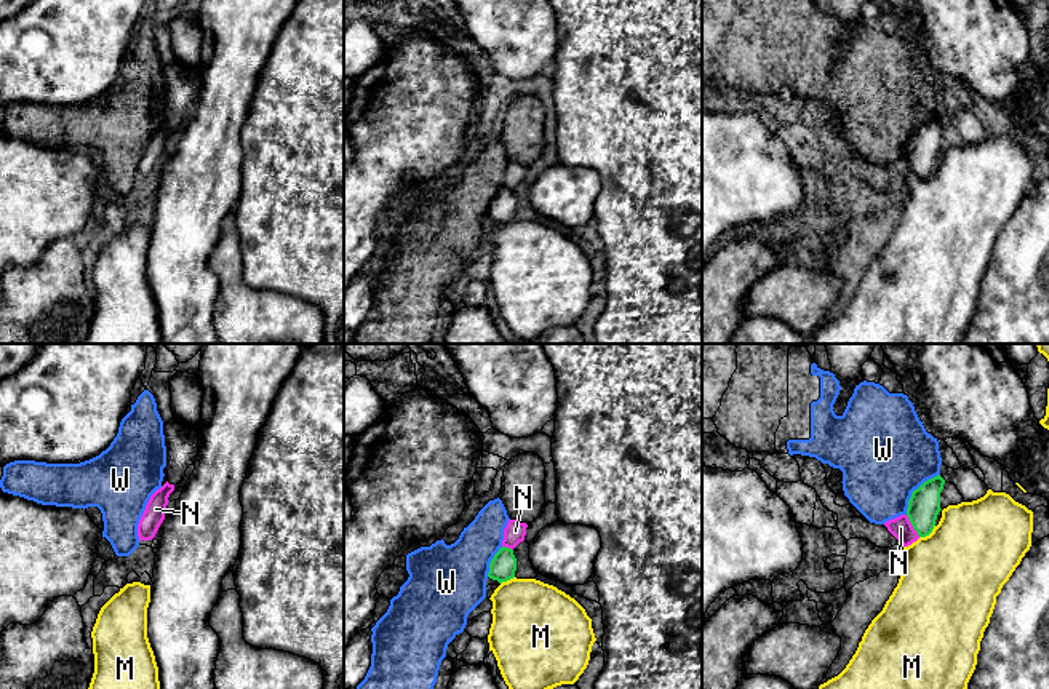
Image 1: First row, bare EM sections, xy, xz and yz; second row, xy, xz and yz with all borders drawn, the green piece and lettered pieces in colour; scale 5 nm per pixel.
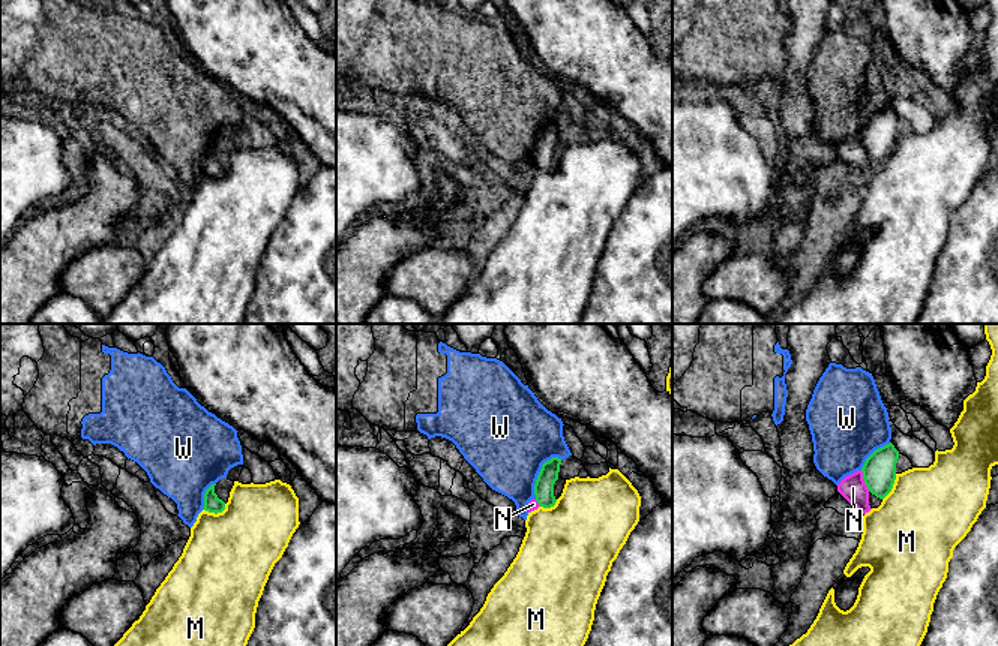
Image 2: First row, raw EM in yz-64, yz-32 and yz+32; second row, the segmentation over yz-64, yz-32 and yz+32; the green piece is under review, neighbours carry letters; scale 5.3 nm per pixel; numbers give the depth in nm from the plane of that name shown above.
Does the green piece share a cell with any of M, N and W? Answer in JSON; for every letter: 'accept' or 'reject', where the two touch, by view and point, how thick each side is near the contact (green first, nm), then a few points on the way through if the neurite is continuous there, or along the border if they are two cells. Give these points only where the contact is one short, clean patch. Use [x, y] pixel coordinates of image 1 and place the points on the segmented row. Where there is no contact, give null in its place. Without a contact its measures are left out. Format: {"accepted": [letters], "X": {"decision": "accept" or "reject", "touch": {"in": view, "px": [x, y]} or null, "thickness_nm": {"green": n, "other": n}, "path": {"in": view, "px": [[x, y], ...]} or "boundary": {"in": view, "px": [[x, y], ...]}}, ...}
{"accepted": [], "M": {"decision": "reject", "touch": {"in": "yz", "px": [928, 534]}, "thickness_nm": {"green": 160, "other": 480}}, "N": {"decision": "reject", "touch": {"in": "yz", "px": [912, 525]}, "thickness_nm": {"green": 160, "other": 110}, "boundary": {"in": "yz", "px": [[905, 515], [920, 536]]}}, "W": {"decision": "reject", "touch": {"in": "yz", "px": [915, 489]}, "thickness_nm": {"green": 160, "other": 480}}}

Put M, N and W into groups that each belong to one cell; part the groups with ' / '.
M / N / W

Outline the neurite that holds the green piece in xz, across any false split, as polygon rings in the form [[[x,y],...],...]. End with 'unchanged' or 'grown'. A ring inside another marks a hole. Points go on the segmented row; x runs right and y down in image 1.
[[[502,547],[489,563],[488,577],[499,583],[515,577],[517,558],[512,548]]]; unchanged

